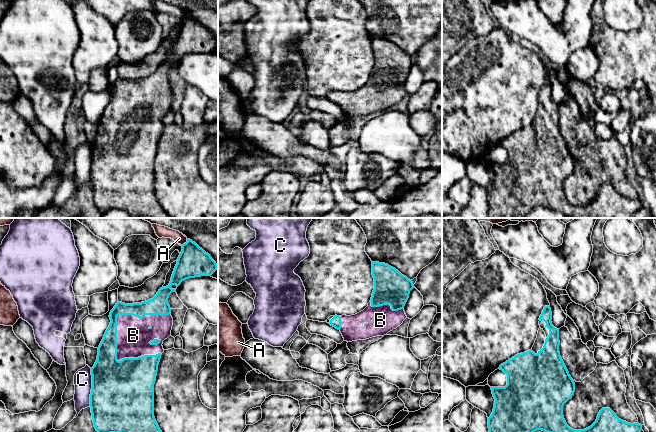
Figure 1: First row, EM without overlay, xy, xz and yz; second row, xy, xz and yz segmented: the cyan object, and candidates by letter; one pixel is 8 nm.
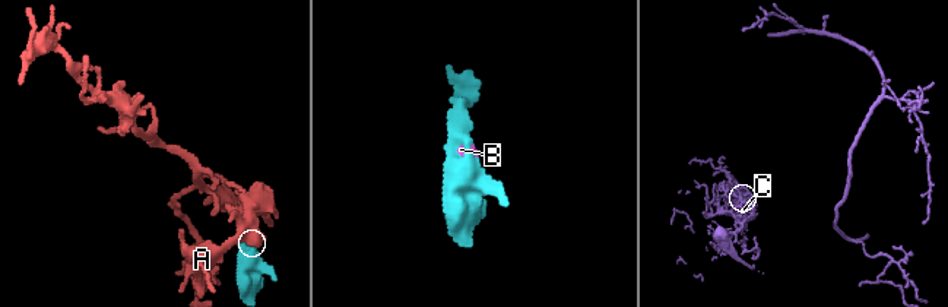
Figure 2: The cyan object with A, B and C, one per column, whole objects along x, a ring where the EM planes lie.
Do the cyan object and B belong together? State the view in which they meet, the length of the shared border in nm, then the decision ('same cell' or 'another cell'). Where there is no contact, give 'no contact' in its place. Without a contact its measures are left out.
xy | 600 nm | same cell

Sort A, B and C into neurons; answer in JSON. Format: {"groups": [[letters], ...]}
{"groups": [["A"], ["B"], ["C"]]}

